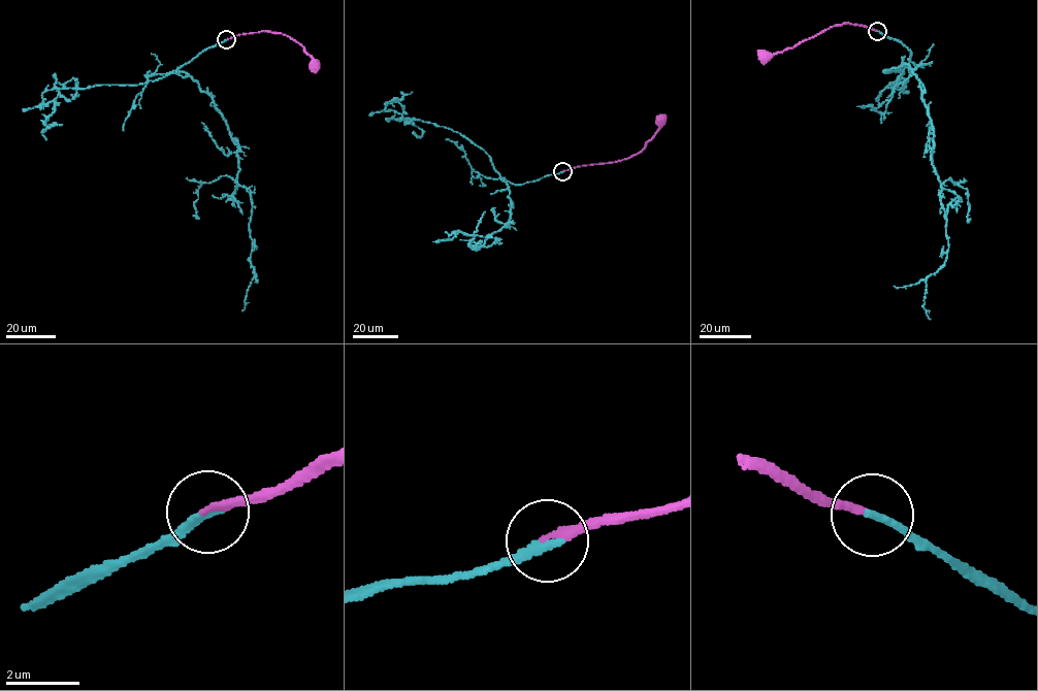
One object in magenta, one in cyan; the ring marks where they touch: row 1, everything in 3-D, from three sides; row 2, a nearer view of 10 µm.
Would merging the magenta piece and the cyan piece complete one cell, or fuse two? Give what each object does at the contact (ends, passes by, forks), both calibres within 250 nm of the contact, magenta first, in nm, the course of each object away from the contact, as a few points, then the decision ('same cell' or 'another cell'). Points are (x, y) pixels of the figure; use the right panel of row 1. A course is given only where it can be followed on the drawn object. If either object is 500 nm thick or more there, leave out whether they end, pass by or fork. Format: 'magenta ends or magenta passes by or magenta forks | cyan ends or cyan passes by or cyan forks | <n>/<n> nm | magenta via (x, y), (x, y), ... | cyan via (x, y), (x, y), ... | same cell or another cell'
magenta ends | cyan ends | 200/240 nm | magenta via (878, 31), (848, 23), (835, 25), (766, 58) | cyan via (878, 31), (909, 48), (909, 69), (931, 120), (948, 245), (944, 264), (926, 280), (930, 320) | same cell

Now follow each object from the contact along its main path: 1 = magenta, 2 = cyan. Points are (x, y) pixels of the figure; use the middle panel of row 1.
1: (561, 171), (628, 159), (640, 153), (661, 122)
2: (561, 171), (520, 185), (500, 177), (510, 218), (490, 245), (473, 250), (474, 235), (448, 236)

